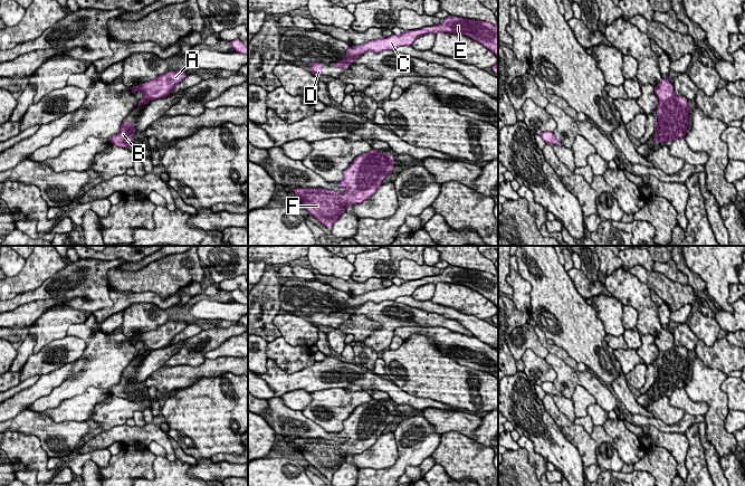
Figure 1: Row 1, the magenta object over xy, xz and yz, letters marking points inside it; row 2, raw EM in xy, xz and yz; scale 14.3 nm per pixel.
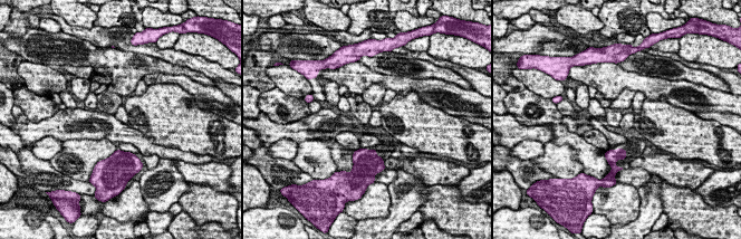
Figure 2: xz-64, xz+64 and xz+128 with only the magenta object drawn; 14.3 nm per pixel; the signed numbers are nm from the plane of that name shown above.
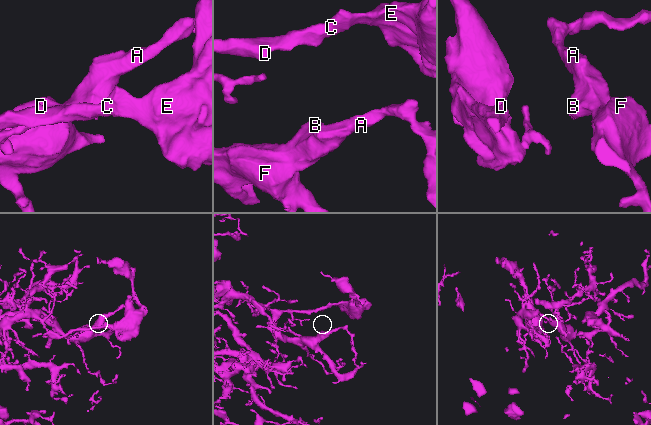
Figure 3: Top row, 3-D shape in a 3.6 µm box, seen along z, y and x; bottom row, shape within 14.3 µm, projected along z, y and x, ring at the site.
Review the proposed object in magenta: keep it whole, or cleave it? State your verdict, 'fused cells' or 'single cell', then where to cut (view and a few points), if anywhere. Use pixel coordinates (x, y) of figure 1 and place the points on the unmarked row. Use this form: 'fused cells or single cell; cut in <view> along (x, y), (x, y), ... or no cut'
single cell; no cut

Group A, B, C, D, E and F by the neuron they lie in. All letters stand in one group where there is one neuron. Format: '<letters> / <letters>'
A B C D E F

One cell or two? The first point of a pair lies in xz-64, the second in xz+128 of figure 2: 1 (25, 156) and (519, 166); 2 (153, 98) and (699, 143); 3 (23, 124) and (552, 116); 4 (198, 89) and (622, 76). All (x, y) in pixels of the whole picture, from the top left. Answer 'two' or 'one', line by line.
1: one
2: one
3: two
4: one

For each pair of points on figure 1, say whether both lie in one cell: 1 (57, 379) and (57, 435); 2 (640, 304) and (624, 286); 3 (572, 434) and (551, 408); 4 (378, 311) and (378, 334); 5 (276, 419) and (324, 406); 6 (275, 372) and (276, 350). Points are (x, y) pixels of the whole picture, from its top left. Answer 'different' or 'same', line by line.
1: different
2: same
3: same
4: same
5: different
6: different

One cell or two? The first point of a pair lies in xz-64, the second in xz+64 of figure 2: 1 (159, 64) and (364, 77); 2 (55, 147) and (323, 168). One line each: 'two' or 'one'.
1: two
2: two

